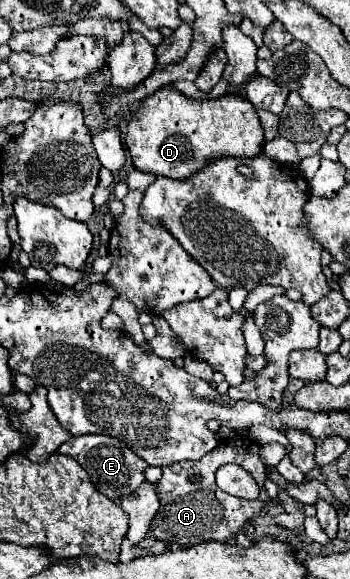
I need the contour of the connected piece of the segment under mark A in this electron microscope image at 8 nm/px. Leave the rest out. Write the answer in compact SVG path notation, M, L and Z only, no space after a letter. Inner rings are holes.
M235 437L219 443L213 451L209 451L205 457L191 461L191 463L171 463L163 467L163 477L157 483L157 491L161 497L161 507L157 511L157 519L153 521L153 529L157 531L157 539L167 543L179 543L179 545L197 545L205 541L227 541L237 531L241 531L243 523L259 515L261 507L269 501L265 493L265 479L267 479L267 467L263 459L259 457L261 445L251 441L249 437ZM225 463L237 463L243 465L257 481L261 490L259 499L239 499L233 495L223 493L215 483L215 471L217 467ZM193 475L199 479L193 481Z

